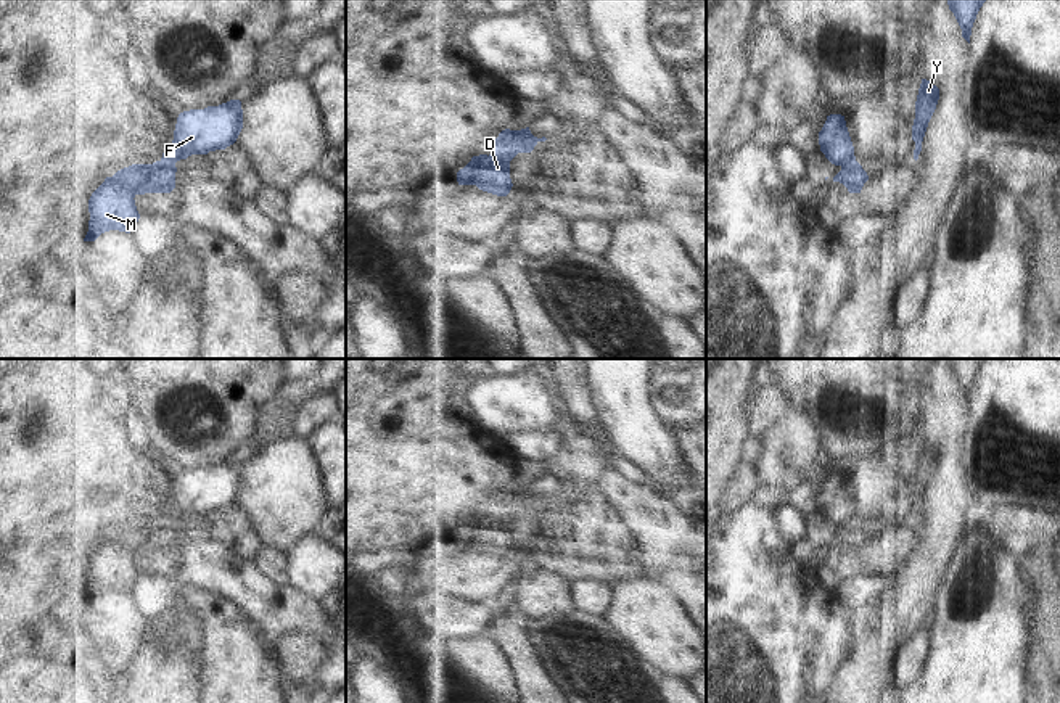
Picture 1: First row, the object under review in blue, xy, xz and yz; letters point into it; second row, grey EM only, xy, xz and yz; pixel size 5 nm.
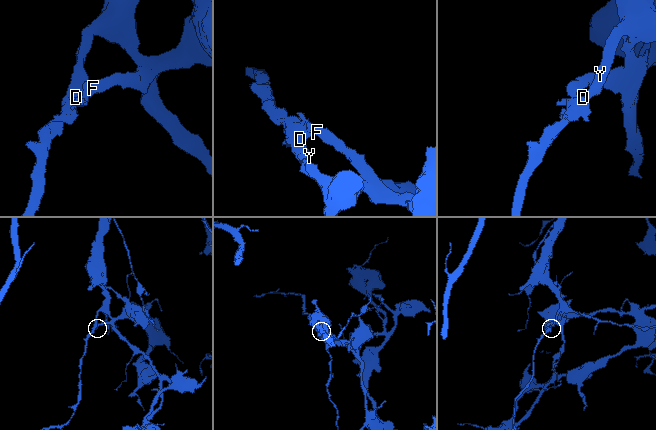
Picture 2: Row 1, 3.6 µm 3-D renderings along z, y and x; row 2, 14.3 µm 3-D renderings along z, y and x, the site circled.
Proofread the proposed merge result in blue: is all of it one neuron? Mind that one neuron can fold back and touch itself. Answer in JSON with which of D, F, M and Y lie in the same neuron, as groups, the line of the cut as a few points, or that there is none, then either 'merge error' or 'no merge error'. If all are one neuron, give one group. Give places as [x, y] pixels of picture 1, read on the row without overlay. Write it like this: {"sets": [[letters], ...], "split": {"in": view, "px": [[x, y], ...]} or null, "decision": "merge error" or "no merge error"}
{"sets": [["D", "M", "Y"], ["F"]], "split": {"in": "xz", "px": [[518, 491], [533, 507]]}, "decision": "merge error"}

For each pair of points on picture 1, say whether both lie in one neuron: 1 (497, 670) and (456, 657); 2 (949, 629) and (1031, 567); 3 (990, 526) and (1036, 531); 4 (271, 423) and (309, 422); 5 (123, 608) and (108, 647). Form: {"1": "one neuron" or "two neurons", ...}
{"1": "one neuron", "2": "two neurons", "3": "one neuron", "4": "two neurons", "5": "one neuron"}

